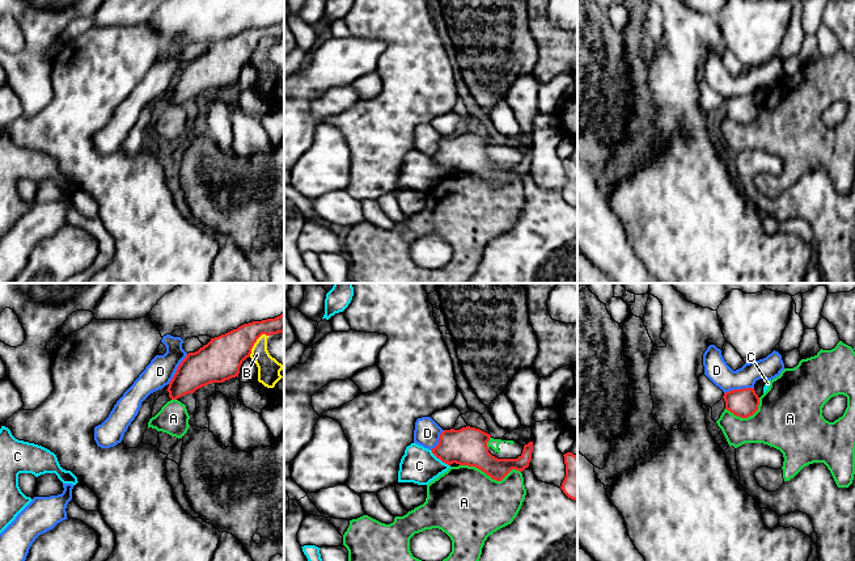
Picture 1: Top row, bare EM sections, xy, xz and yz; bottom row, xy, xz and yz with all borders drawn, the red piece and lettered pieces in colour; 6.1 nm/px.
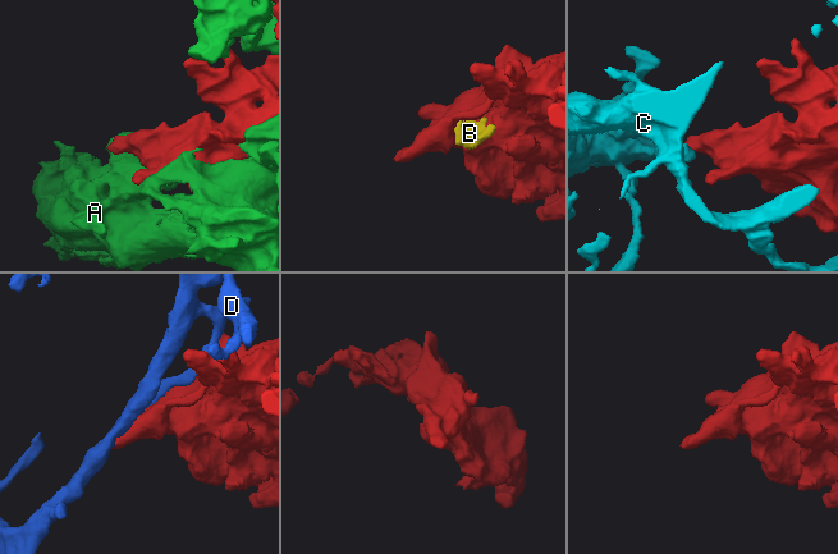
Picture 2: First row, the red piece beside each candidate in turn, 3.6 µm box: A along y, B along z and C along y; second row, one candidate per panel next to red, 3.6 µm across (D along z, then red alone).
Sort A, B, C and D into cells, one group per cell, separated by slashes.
A / B / C / D

